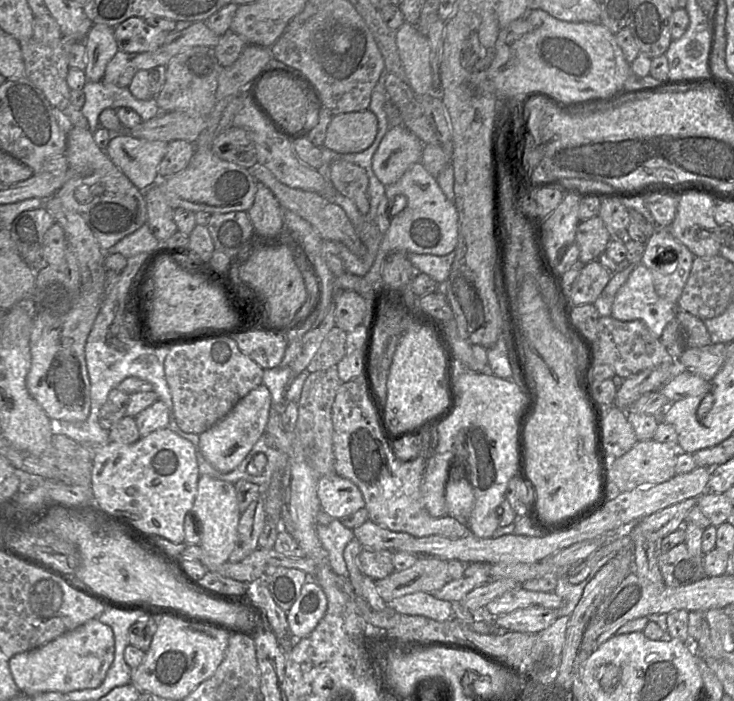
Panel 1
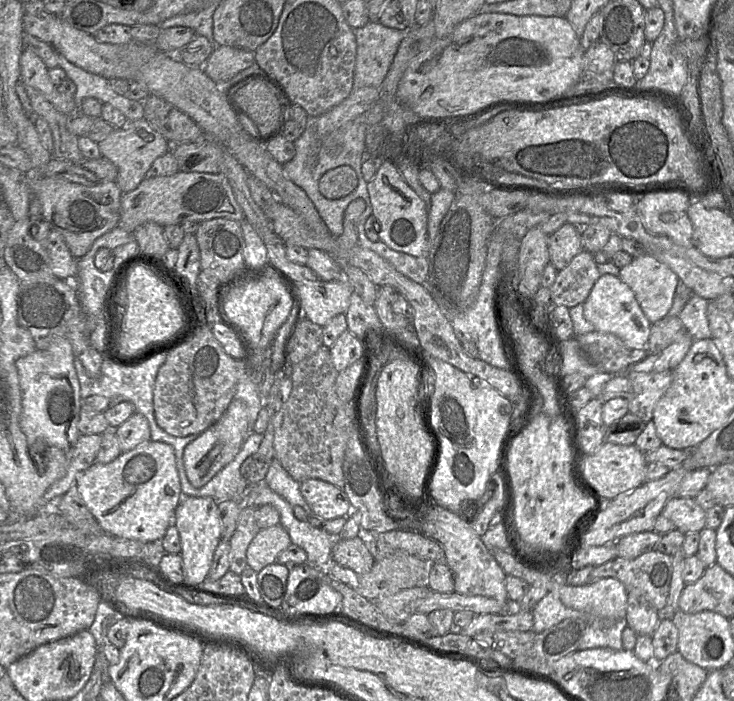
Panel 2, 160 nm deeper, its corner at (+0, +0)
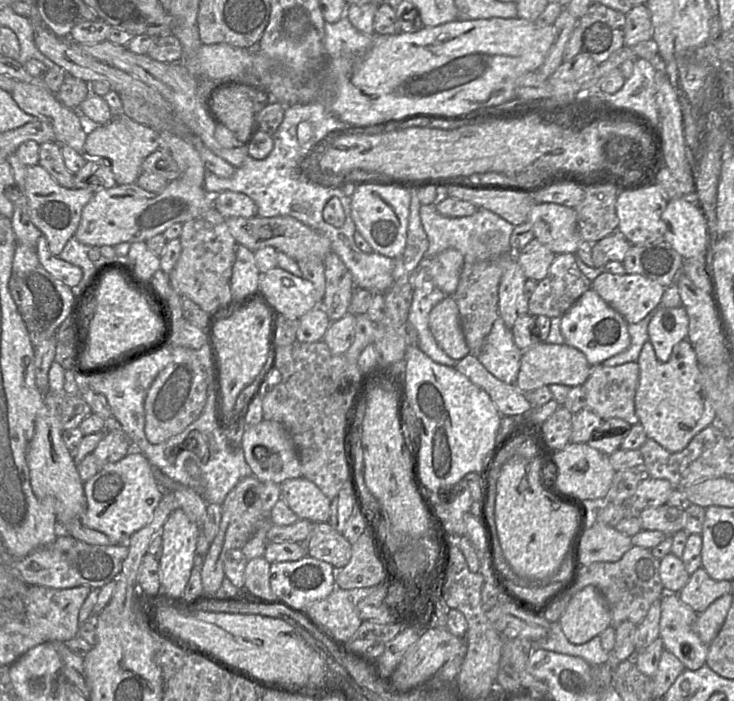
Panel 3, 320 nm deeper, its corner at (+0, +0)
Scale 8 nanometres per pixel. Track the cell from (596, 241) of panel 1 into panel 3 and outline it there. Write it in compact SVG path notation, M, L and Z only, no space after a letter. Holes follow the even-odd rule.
M535 238L515 252L515 256L526 278L540 281L547 275L556 254Z

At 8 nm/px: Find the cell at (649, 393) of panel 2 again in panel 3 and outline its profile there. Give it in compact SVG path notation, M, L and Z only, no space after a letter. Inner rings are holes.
M629 362L618 366L592 365L590 375L582 385L586 392L587 408L601 419L620 418L631 425L640 424L635 411L635 395L639 381L639 365Z

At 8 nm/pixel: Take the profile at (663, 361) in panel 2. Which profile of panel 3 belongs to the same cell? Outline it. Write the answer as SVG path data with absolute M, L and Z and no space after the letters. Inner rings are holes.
M684 307L660 308L648 325L649 341L656 357L666 362L675 345L686 340L689 317Z

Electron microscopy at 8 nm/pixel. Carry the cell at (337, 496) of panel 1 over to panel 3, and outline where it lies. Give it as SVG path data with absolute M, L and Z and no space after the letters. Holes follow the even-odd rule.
M301 476L279 485L281 499L299 519L307 519L314 523L329 521L332 499L329 499L315 483Z

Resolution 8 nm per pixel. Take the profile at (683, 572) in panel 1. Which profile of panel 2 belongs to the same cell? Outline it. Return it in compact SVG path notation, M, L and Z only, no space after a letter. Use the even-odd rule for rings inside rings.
M656 550L642 554L635 559L616 557L602 565L594 566L589 575L589 582L602 578L615 578L629 591L641 591L652 606L658 611L667 603L673 575L673 556Z

